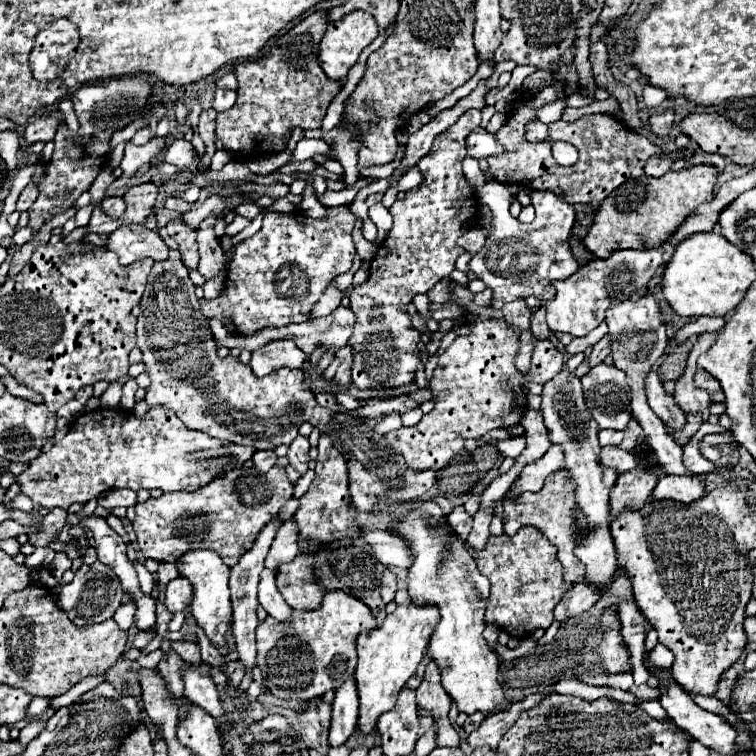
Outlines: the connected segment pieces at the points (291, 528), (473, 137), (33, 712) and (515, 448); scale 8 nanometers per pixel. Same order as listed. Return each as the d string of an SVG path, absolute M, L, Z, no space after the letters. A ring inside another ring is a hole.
M294 519L286 521L280 527L280 531L278 531L278 535L276 535L276 539L274 539L268 555L266 555L266 567L268 569L276 571L278 569L278 563L288 563L290 559L294 559L296 547L298 547L298 539L296 539L298 537L296 535L298 531L296 529L298 527L296 527Z
M484 129L472 131L468 135L466 145L468 145L468 155L474 159L488 159L504 153L504 147L498 143L498 139Z
M34 697L34 699L30 701L30 705L28 705L26 715L28 715L28 717L40 717L40 715L46 711L46 707L48 707L48 699L44 699L44 697Z
M523 436L516 438L509 438L498 441L497 447L503 456L516 459L525 449L526 441Z

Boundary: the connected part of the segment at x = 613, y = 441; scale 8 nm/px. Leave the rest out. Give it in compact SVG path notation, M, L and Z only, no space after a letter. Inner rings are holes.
M602 429L598 433L598 439L600 439L602 447L606 447L606 445L618 447L622 443L622 439L624 439L624 431L606 431L606 429Z

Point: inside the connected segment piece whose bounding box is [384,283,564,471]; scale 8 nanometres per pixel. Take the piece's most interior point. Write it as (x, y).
(477, 388)

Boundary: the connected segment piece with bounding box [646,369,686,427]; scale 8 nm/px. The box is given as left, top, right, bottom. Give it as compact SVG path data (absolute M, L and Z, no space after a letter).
M654 369L646 375L646 397L648 405L664 421L664 425L670 423L670 427L682 427L682 423L686 423L686 415L680 411L676 399L664 391L662 381Z

